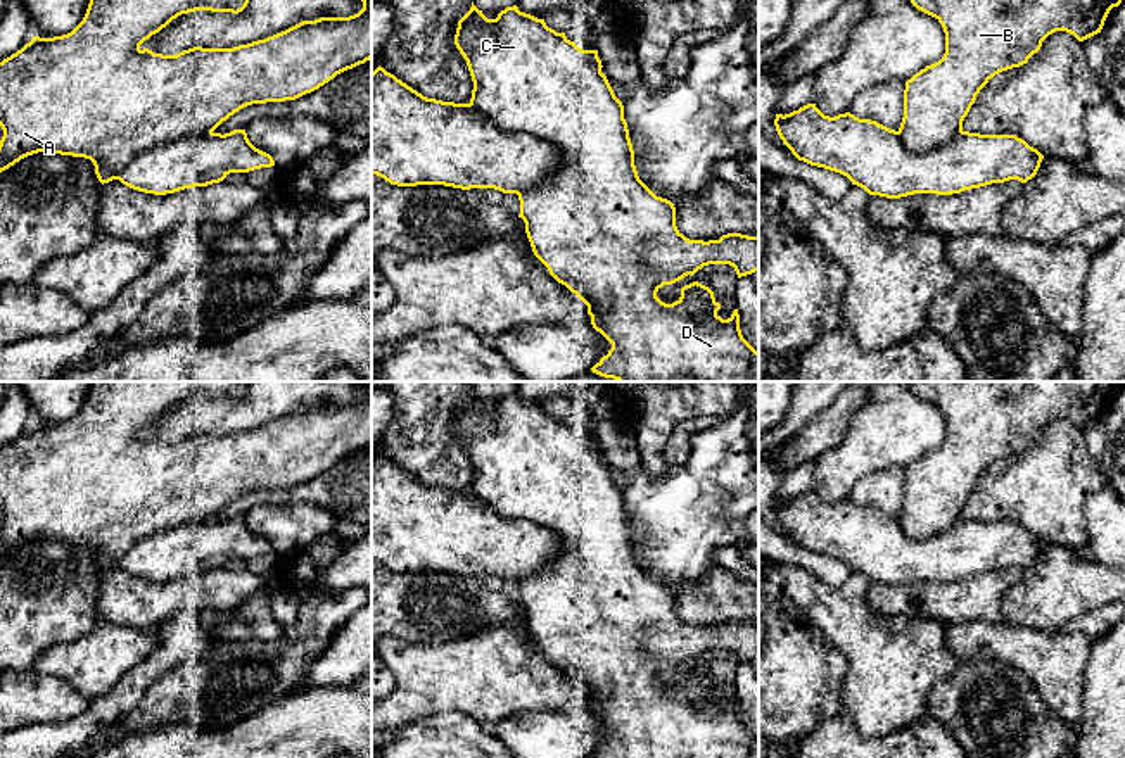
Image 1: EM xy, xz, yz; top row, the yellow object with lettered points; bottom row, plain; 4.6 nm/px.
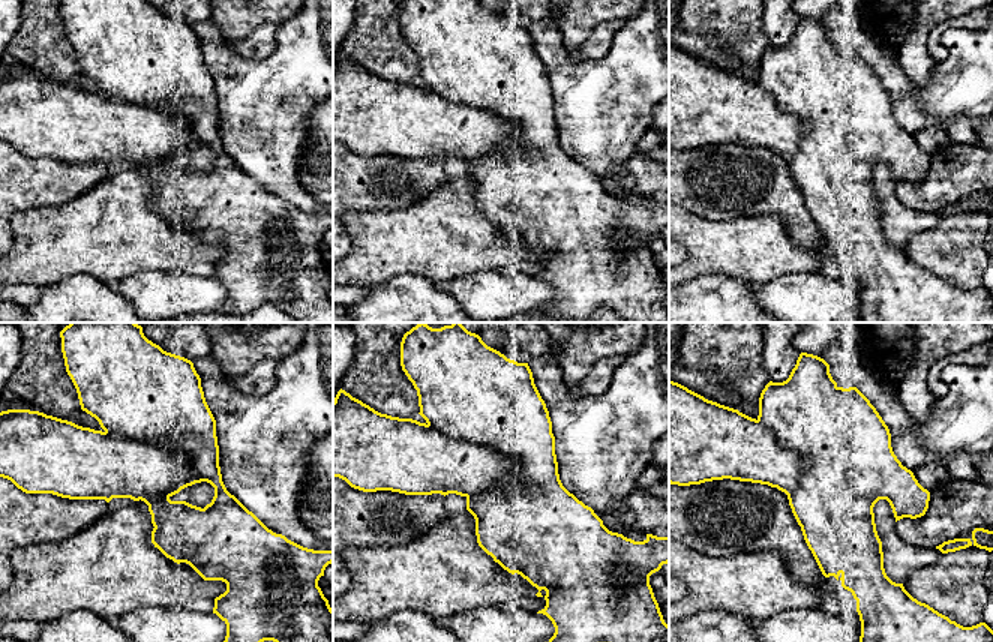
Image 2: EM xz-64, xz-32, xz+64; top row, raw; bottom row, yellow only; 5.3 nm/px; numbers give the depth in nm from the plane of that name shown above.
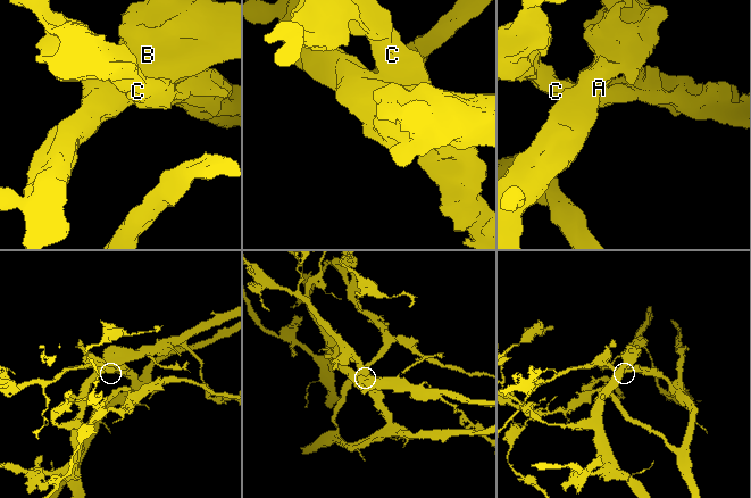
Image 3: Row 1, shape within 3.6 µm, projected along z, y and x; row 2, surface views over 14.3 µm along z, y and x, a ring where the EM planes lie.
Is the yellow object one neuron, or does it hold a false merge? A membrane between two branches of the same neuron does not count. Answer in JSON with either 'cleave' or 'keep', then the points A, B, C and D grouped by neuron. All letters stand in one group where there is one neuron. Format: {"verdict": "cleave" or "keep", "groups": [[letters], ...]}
{"verdict": "cleave", "groups": [["A", "B"], ["C", "D"]]}

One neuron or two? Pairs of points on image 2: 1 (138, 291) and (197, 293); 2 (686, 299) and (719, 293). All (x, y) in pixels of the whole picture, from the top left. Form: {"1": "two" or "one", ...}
{"1": "one", "2": "one"}

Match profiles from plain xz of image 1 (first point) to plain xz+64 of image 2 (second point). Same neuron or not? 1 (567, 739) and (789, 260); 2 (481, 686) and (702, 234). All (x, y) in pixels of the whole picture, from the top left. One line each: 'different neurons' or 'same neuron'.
1: different neurons
2: same neuron

